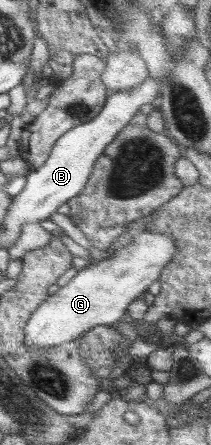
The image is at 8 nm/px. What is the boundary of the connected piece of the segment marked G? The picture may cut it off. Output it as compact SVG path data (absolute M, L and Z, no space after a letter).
M142 231L132 243L114 255L80 270L64 287L50 295L30 315L25 326L25 342L29 346L50 348L70 342L100 325L110 325L126 318L128 305L145 292L174 256L175 240L165 234Z

